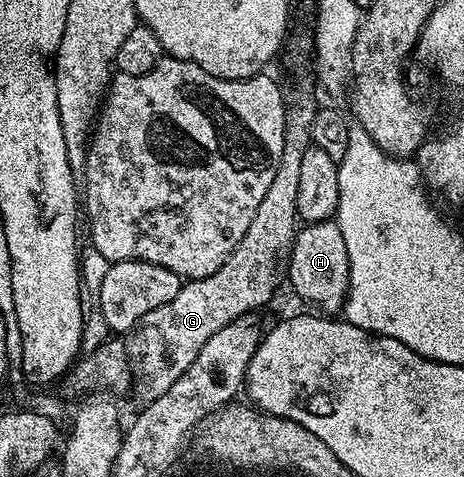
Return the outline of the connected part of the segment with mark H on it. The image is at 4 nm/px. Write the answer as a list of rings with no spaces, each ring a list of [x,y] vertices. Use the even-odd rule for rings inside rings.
[[[334,219],[307,223],[297,228],[292,250],[288,252],[288,281],[304,301],[317,305],[324,315],[336,315],[343,310],[350,283],[350,255],[346,255],[346,239],[342,239],[340,224]]]

